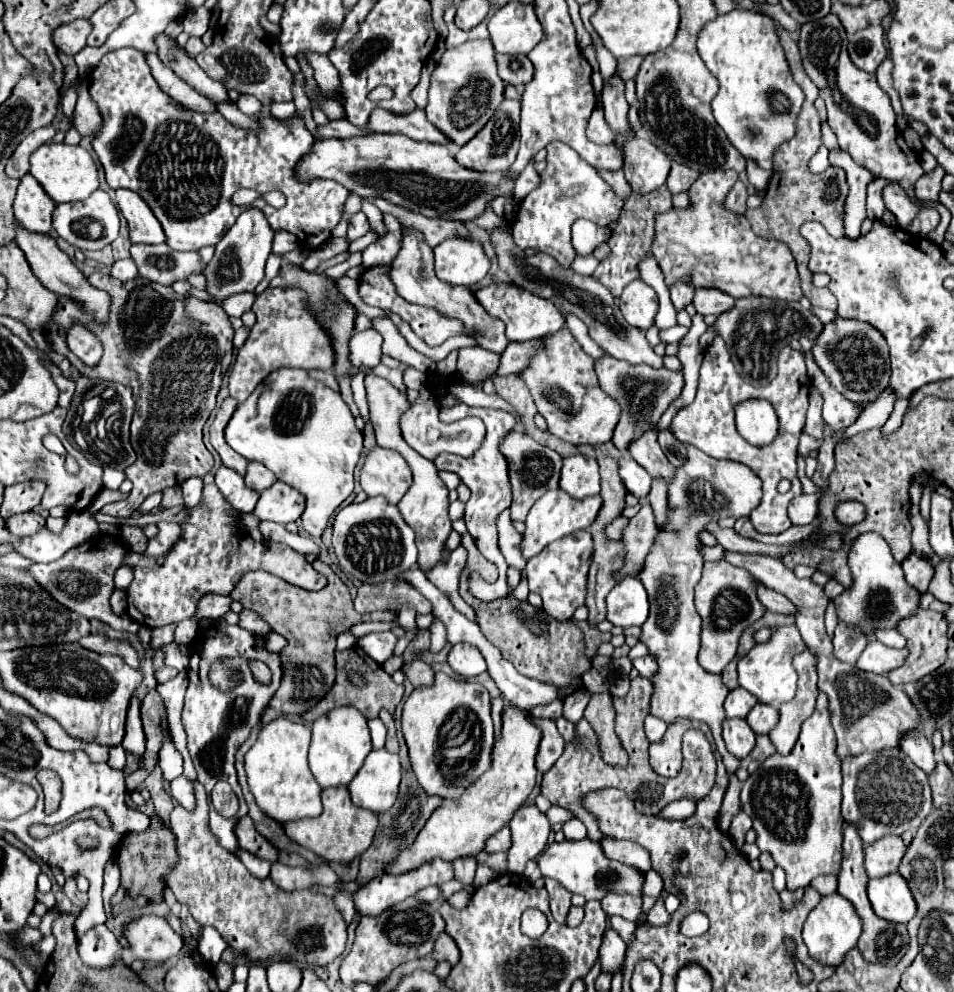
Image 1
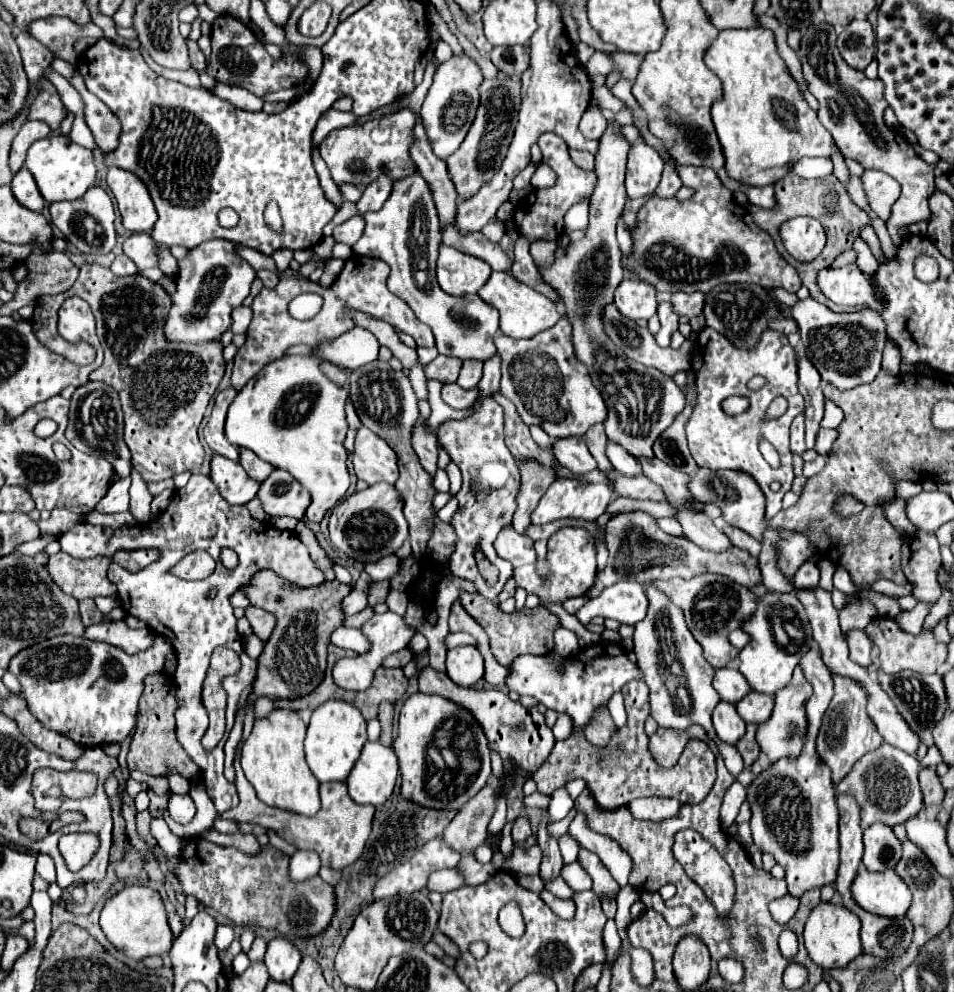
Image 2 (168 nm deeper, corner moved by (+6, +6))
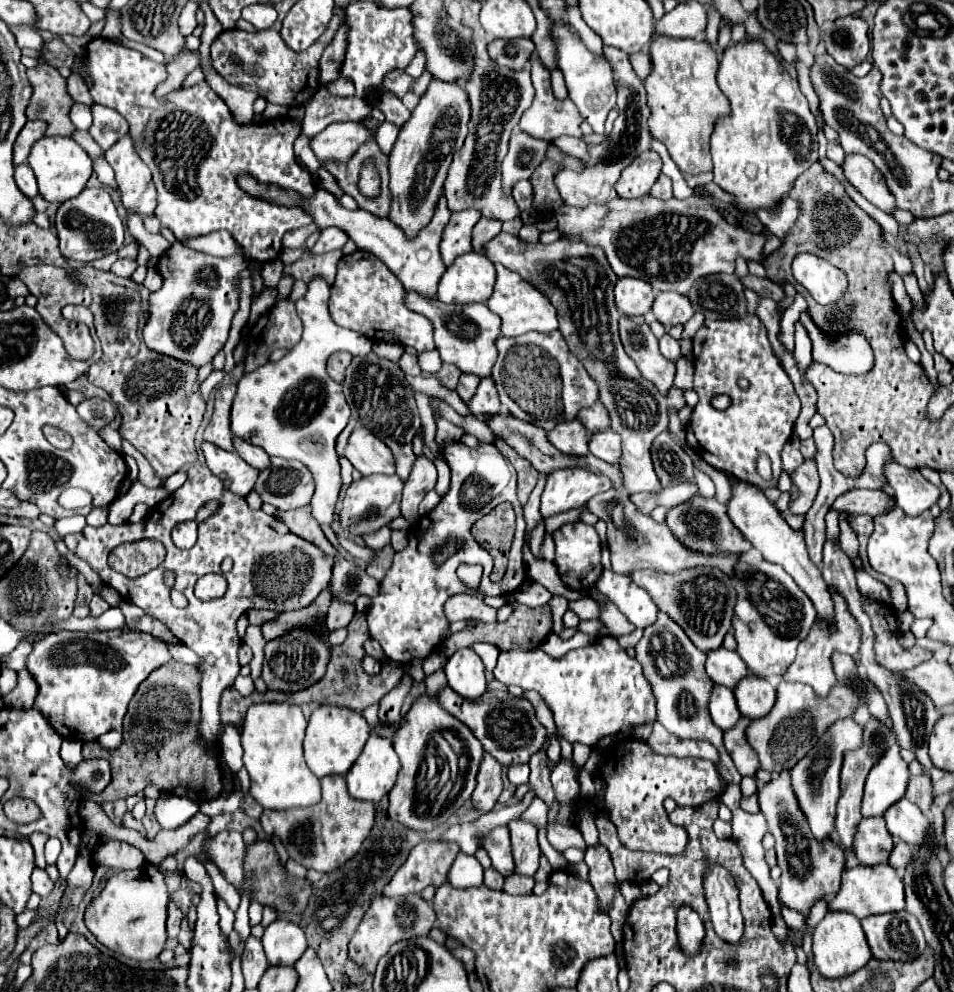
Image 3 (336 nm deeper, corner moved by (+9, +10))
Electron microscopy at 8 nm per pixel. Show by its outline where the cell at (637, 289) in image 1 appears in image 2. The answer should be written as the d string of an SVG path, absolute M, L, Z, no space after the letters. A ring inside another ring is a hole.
M632 277L622 279L616 289L614 303L628 319L650 319L658 307L656 291L650 287L650 283L642 283L640 279Z

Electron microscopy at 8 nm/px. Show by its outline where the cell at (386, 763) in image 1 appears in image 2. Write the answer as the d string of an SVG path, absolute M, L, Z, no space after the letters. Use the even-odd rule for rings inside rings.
M380 741L366 743L360 753L360 763L348 775L346 785L350 797L360 805L384 805L396 785L398 759L392 747L384 747Z

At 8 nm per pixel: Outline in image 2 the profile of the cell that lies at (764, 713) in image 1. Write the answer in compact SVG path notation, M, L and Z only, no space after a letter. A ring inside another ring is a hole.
M750 691L744 699L738 701L736 709L746 723L760 725L760 723L768 721L770 715L772 715L774 695L764 695L764 693L758 693L758 691Z

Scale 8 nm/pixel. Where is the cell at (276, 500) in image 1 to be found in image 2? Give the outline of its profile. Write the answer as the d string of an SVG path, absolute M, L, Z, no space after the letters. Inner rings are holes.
M274 469L268 479L260 483L258 499L268 515L288 515L302 519L308 505L308 491L284 469Z

